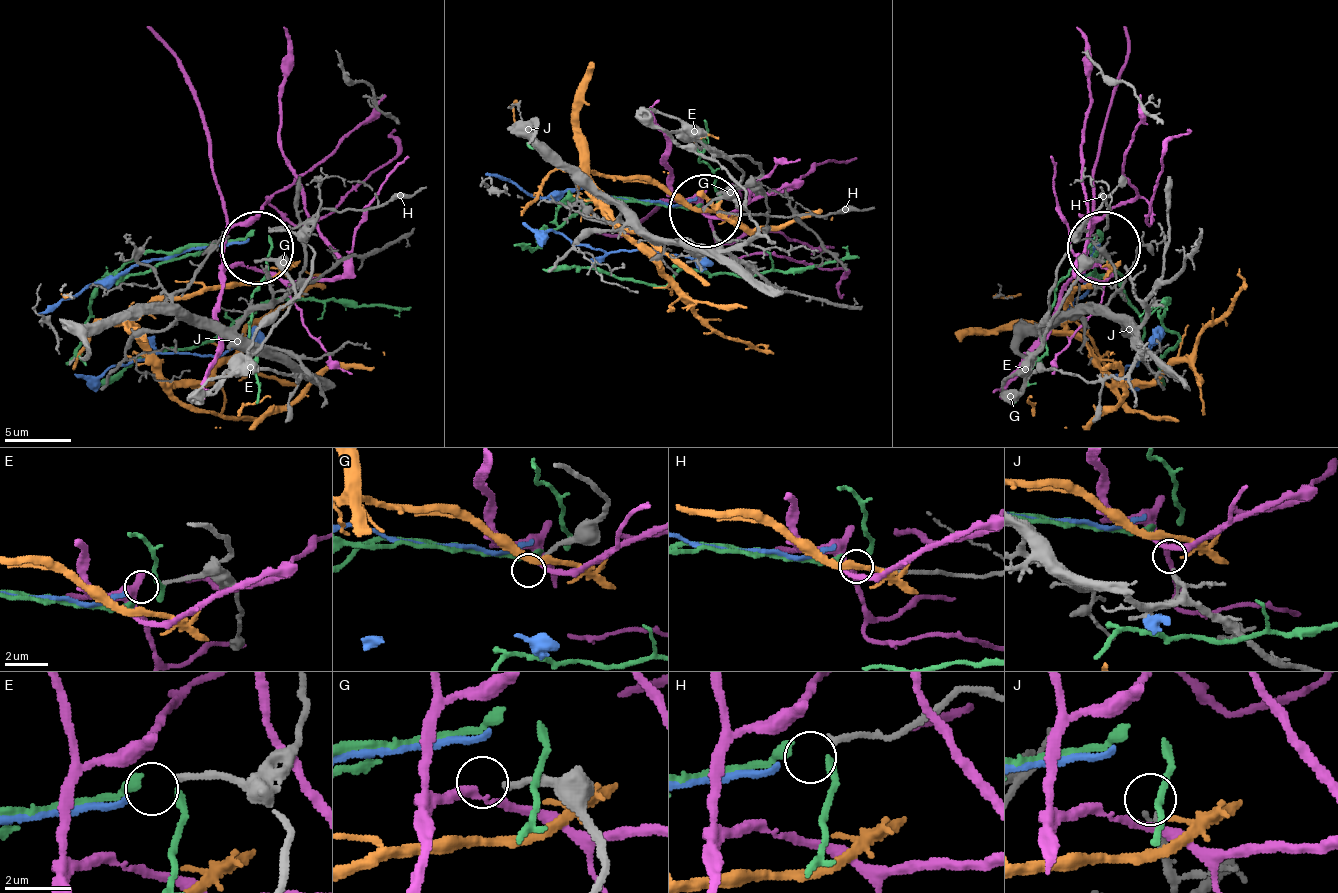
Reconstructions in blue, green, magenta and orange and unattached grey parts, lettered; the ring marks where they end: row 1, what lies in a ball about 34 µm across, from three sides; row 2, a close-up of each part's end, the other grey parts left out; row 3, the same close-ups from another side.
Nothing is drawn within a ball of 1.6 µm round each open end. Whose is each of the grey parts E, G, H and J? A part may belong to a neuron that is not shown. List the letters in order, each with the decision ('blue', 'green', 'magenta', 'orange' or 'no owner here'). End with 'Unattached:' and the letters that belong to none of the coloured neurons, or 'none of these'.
E: blue
G: no owner here
H: green
J: no owner here
Unattached: G, J

